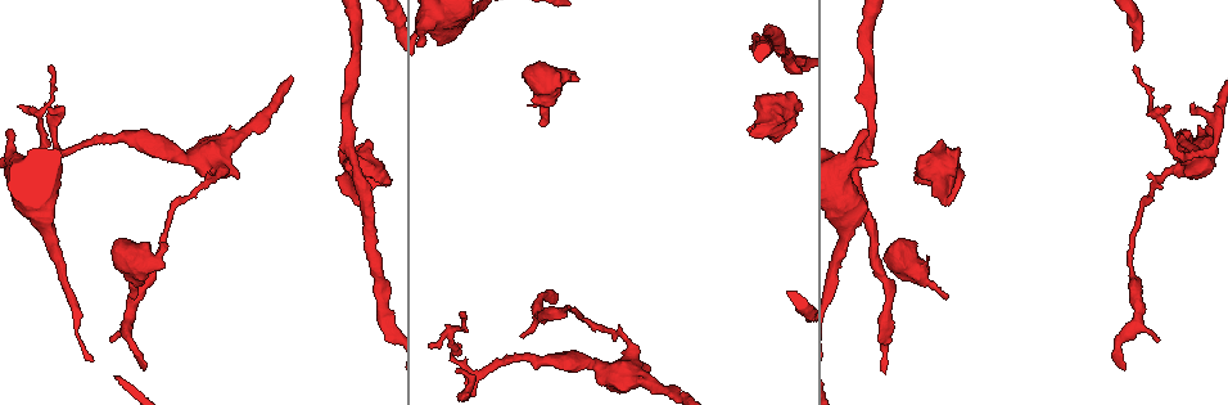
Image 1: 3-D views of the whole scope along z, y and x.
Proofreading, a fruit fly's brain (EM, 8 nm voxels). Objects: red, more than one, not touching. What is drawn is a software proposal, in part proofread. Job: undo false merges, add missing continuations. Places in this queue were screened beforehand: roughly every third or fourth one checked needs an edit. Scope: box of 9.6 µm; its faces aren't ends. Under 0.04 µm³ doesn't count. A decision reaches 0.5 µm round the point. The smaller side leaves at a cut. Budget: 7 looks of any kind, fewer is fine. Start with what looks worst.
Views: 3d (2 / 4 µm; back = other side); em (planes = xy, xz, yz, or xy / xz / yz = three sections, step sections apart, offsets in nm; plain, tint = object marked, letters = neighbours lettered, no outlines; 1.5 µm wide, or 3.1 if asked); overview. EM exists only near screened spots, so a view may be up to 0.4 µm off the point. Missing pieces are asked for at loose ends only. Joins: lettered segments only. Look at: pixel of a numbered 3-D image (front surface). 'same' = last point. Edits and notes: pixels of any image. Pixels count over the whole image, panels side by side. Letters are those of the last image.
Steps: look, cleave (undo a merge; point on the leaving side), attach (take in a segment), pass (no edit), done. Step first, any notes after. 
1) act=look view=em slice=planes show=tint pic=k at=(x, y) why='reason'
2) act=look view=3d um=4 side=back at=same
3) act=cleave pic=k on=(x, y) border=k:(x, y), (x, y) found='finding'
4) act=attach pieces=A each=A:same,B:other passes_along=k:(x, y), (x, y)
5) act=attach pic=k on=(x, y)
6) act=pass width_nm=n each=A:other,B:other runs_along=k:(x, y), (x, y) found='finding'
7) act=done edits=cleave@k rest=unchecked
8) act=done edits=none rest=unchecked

act=look view=3d um=2 pic=1 at=(166, 246) why='branch stops here'

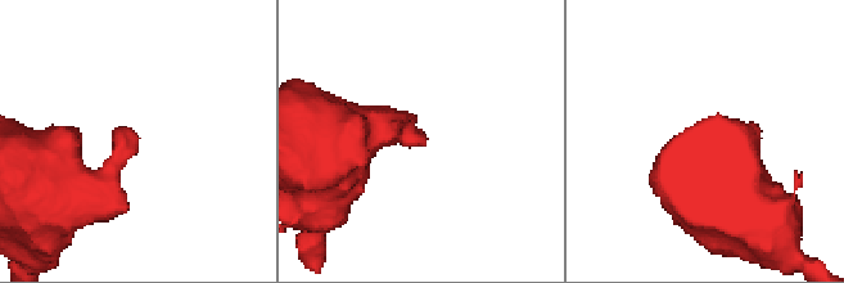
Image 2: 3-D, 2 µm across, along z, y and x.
act=look view=em slice=yz step=4 show=letters pic=2 at=(136, 135)

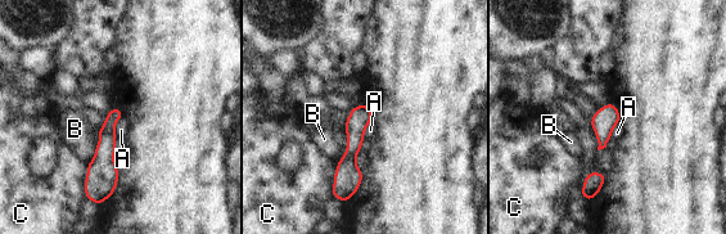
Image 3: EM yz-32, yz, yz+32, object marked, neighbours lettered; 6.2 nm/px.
act=pass longest_contact=C:200nm each=A:other,B:other,C:other found='no lettered segment goes on from it'

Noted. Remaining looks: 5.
act=look view=3d um=2 pic=1 at=(554, 301) why='tapers out'

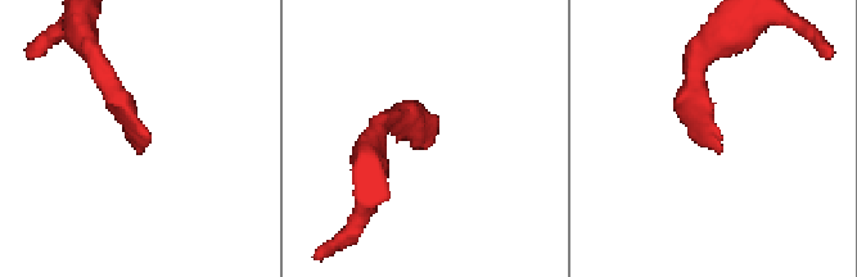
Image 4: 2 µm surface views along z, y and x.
act=look view=em slice=planes show=letters pic=4 at=(717, 147) why='now the EM'

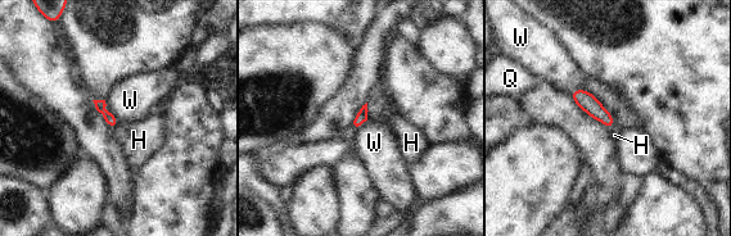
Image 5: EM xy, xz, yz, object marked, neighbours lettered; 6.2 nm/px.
act=pass each=H:other,Q:other,W:other border=5:(569, 92), (591, 92), (614, 126) found='no lettered segment goes on from it'

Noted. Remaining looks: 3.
act=look view=3d um=2 pic=1 at=(1129, 270)

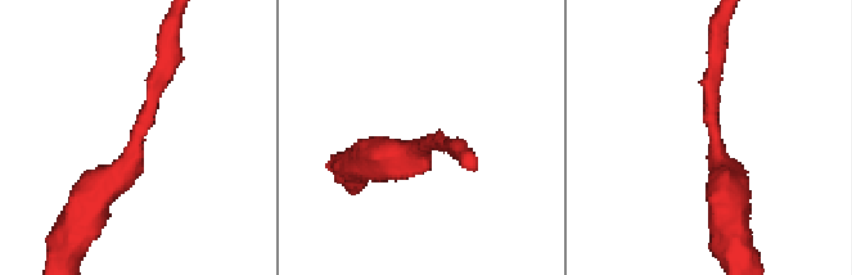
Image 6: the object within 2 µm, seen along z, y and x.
act=look view=em slice=planes show=plain pic=6 at=(713, 143)

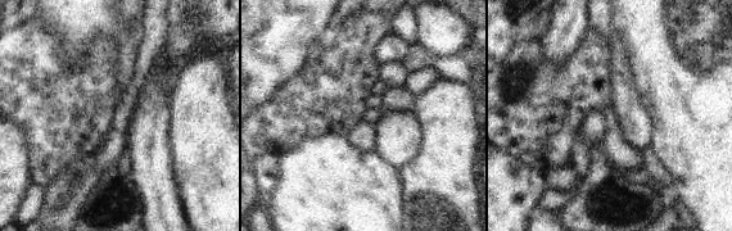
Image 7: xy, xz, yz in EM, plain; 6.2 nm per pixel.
act=look view=em slice=planes show=letters at=same why='what lies round it'

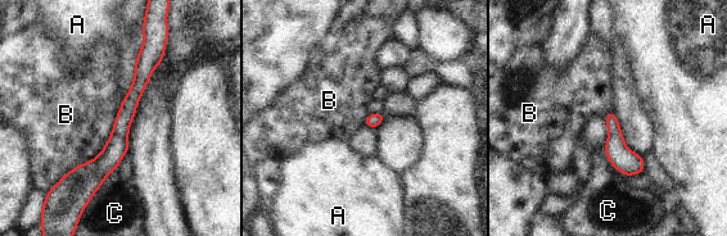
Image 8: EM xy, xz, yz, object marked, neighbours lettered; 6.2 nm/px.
act=pass width_nm=90 each=A:other,B:other,C:other runs_along=8:(145, 62), (84, 202) found='continuous, no second cell'

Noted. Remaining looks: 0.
act=done edits=none rest=unchecked

